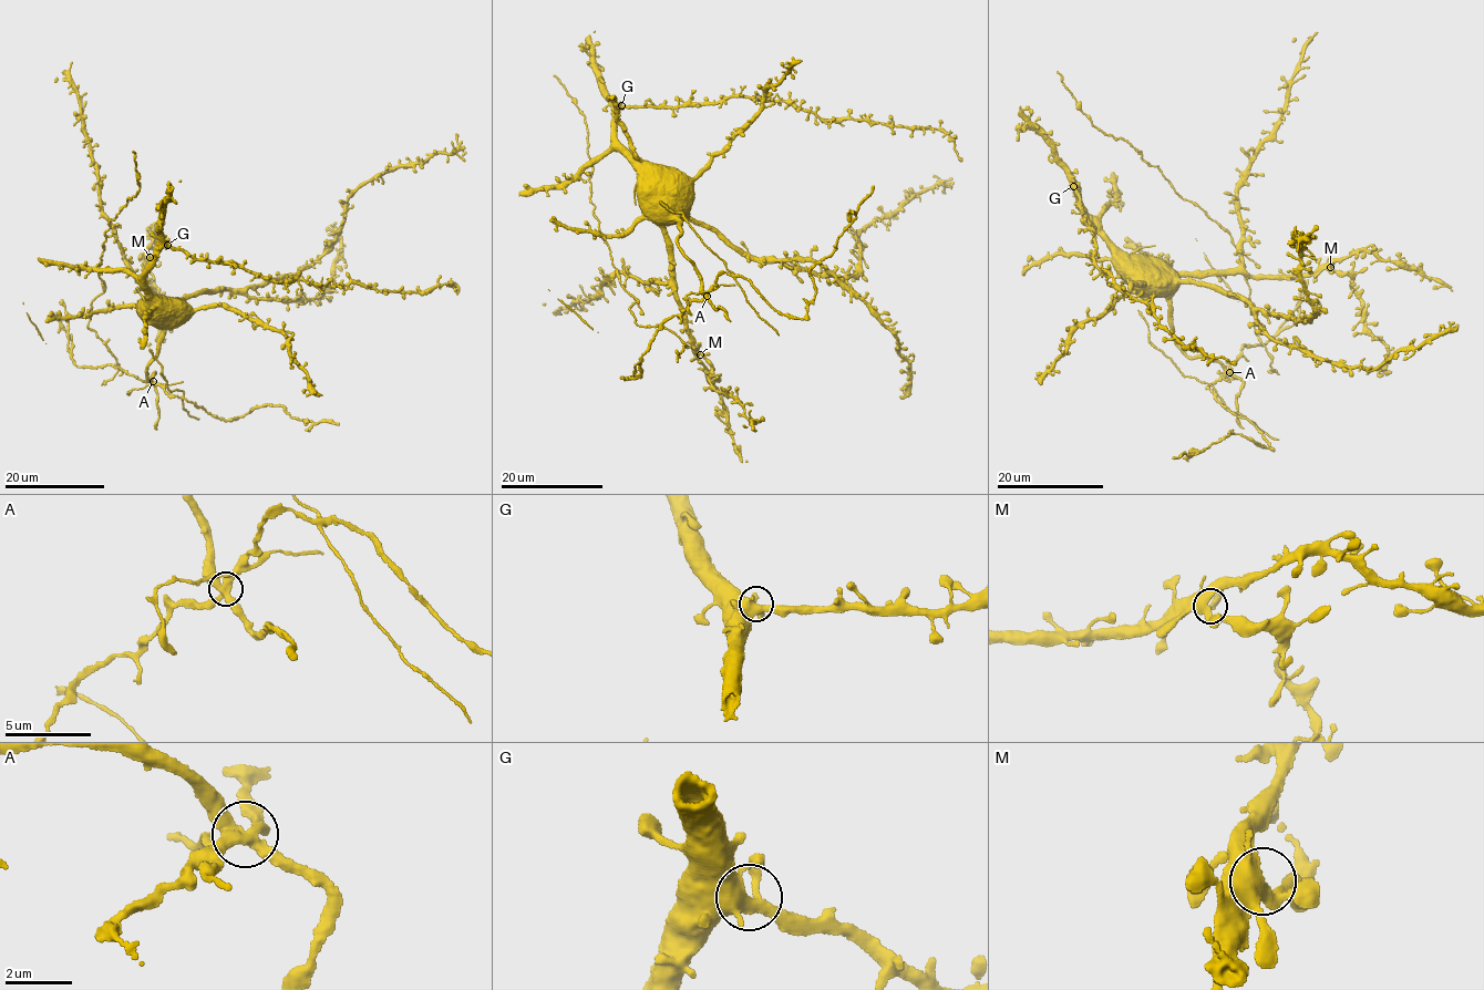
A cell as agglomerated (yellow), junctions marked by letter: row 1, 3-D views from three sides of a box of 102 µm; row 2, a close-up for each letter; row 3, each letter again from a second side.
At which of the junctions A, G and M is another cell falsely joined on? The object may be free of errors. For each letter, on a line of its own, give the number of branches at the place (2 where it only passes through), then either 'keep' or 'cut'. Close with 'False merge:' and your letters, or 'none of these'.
A: branches 4; cut
G: branches 4; keep
M: branches 4; keep
False merge: A

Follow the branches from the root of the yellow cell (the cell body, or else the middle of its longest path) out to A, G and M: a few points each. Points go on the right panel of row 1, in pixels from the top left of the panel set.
A: (1151, 276), (1165, 277), (1171, 332), (1177, 347), (1187, 356), (1217, 361), (1229, 372)
G: (1151, 276), (1139, 272), (1135, 260), (1089, 217), (1080, 194), (1073, 186)
M: (1151, 276), (1242, 272), (1254, 277), (1297, 276), (1330, 267)

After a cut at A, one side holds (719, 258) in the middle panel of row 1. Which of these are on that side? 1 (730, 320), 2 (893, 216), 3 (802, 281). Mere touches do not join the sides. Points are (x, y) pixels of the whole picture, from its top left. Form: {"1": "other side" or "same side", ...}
{"1": "other side", "2": "other side", "3": "other side"}

